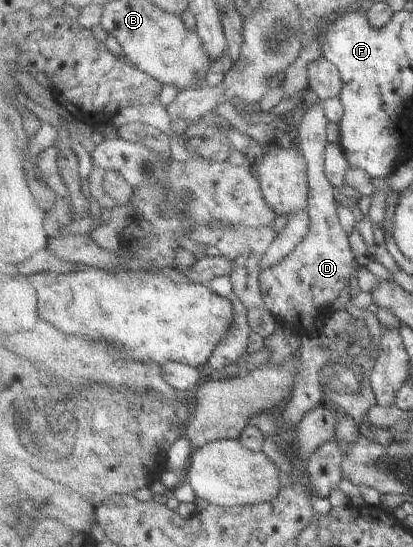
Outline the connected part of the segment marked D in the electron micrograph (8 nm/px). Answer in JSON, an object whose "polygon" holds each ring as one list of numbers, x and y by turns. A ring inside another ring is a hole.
{"polygon":[[324,102,308,104,296,133,300,135,300,147,309,163,311,179,311,234,281,264,267,267,260,275,260,289,266,306,272,314,288,324,302,319,313,328,322,322,322,315,331,309,354,277,356,260,361,261,351,244,350,233,342,227,338,217,337,190,327,176,328,125,330,120],[318,311,319,314,318,314],[306,319,307,322,304,322]]}

